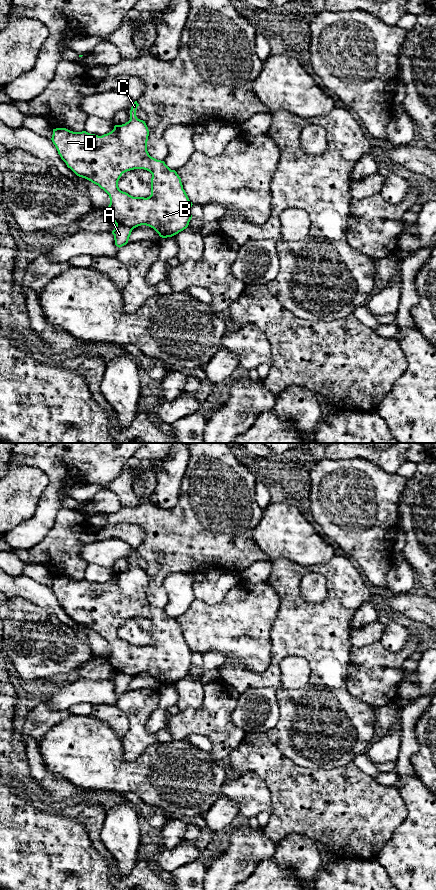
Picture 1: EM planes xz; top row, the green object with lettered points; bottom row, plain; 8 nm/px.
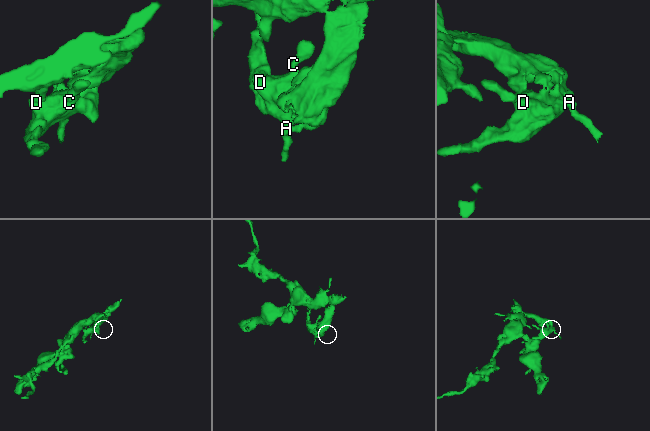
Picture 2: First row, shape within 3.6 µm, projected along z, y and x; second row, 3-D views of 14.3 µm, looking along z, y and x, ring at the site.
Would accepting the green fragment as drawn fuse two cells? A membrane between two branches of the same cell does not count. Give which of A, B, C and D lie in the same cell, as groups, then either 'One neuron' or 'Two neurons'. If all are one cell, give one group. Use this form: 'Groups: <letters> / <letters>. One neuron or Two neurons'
Groups: A / B C D. Two neurons

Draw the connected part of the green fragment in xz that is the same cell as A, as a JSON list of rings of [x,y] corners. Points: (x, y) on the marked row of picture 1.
[[[116,225],[112,234],[114,235],[115,245],[122,247],[128,243],[129,237],[132,232],[132,228],[129,226]]]

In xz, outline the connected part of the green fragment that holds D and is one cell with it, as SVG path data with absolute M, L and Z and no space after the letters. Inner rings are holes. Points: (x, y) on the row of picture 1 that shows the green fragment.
M135 101L130 110L130 120L102 136L86 131L73 132L66 128L53 129L52 142L61 159L77 176L85 178L103 189L110 198L106 209L116 225L129 226L132 229L146 225L153 228L160 237L172 237L186 229L192 218L192 202L189 200L181 178L164 161L151 157L147 151L149 130L145 121L136 116L139 104ZM144 169L152 174L151 195L147 198L133 197L118 187L123 173Z

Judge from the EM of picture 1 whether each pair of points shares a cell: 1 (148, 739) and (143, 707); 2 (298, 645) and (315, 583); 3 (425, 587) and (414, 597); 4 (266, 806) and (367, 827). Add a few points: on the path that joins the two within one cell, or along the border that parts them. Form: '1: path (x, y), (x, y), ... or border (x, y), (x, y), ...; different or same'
1: path (141, 731), (141, 715); same
2: border (301, 580), (306, 601), (319, 603), (326, 597); different
3: border (418, 588), (425, 594); different
4: border (266, 784), (272, 807), (270, 813); different

